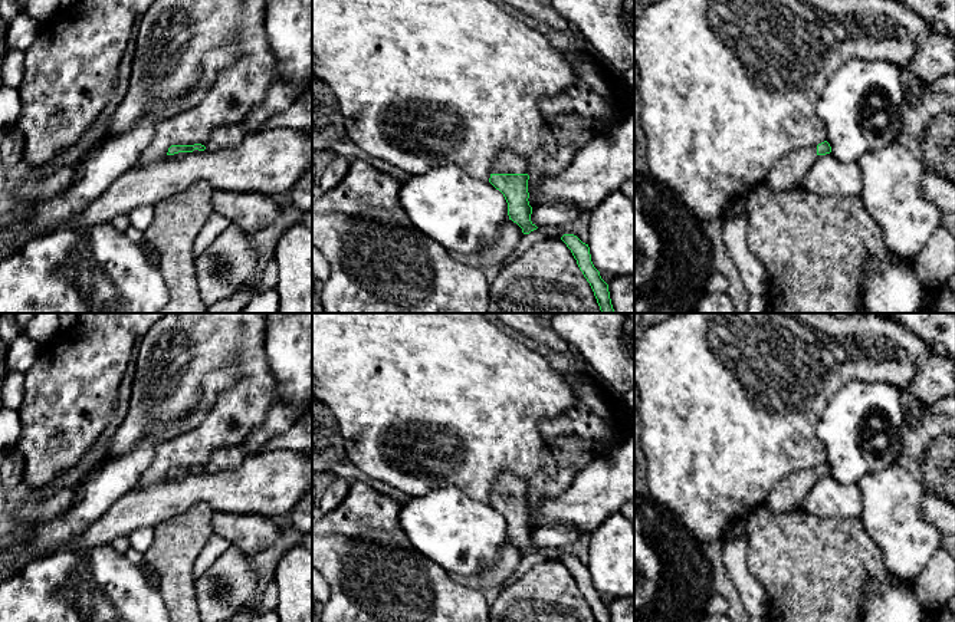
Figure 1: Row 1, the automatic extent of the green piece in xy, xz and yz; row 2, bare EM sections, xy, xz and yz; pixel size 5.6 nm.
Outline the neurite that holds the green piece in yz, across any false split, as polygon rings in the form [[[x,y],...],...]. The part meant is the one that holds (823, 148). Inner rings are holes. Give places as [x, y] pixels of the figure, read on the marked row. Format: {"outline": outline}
{"outline": [[[827,141],[817,147],[805,147],[781,158],[765,180],[771,191],[787,191],[803,185],[807,171],[820,155],[831,152]]]}

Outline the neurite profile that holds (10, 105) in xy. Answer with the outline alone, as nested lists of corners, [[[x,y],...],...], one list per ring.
[[[3,85],[0,88],[0,134],[16,126],[20,111],[22,102],[17,88]]]

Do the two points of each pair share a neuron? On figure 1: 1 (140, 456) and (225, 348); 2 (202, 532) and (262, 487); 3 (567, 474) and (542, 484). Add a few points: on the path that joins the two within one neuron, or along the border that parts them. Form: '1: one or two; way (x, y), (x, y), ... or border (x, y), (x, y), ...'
1: two; border (193, 410), (181, 420), (153, 428), (134, 444)
2: two; border (215, 510), (206, 503), (193, 503), (180, 512)
3: one; way (561, 480), (557, 484), (548, 484)

